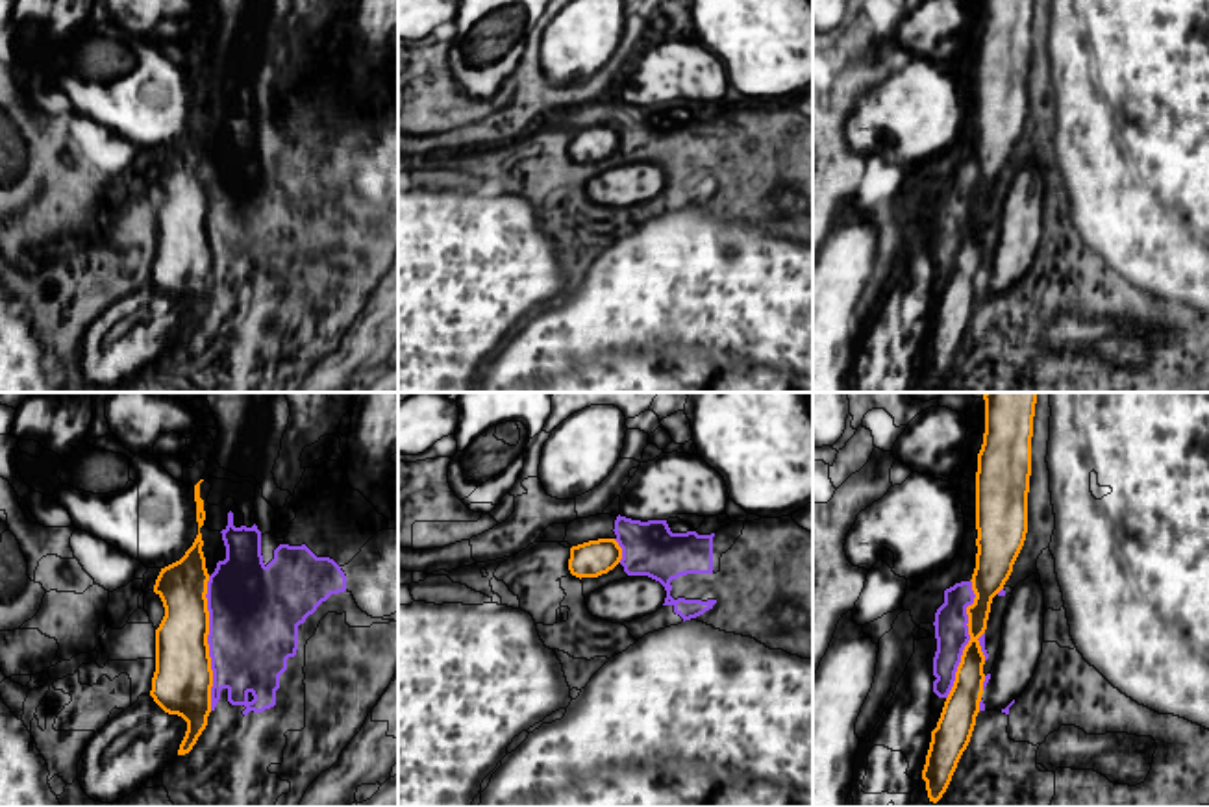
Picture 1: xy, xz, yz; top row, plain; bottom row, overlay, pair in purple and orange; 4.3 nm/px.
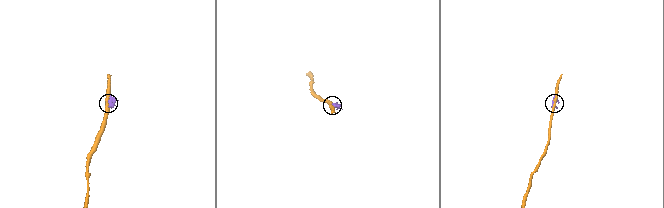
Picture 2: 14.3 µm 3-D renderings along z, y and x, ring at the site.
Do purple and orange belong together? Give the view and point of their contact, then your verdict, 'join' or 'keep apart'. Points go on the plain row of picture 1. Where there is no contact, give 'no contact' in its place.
contact xy (208, 228); keep apart

